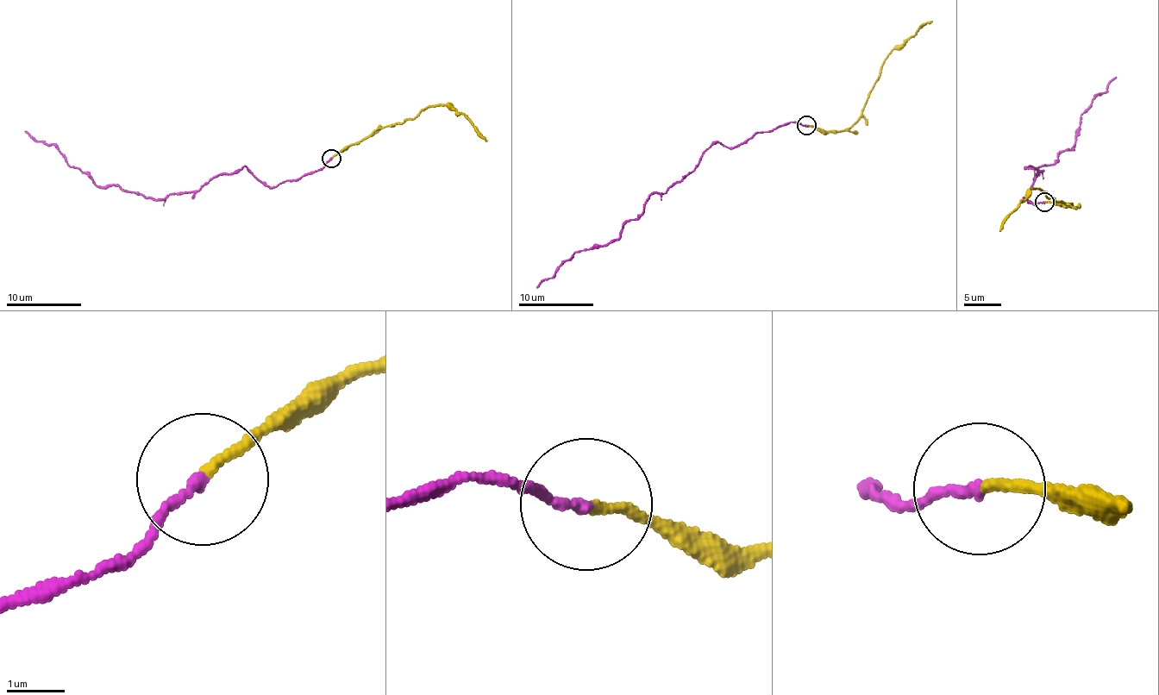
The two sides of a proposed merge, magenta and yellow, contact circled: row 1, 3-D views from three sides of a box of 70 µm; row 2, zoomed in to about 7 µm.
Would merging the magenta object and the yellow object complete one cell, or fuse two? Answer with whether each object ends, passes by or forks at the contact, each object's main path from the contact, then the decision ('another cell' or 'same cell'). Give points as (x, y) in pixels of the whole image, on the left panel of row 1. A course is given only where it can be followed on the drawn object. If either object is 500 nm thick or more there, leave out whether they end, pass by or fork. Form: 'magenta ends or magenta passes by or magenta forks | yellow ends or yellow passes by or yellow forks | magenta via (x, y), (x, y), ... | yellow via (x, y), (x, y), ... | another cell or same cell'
magenta ends | yellow ends | magenta via (331, 158), (316, 172), (273, 186), (245, 166), (156, 200), (99, 186), (24, 131) | yellow via (330, 157), (351, 143), (360, 142), (376, 131), (410, 119), (433, 104), (451, 108), (463, 114), (487, 140) | another cell

